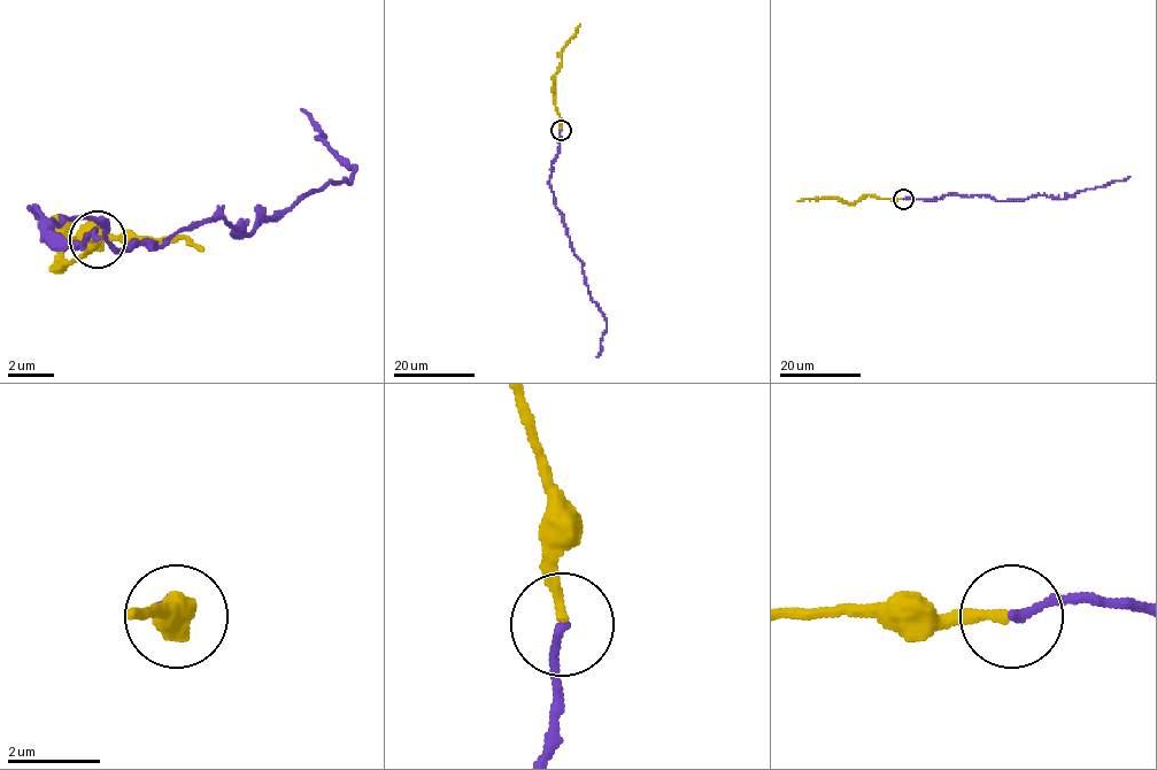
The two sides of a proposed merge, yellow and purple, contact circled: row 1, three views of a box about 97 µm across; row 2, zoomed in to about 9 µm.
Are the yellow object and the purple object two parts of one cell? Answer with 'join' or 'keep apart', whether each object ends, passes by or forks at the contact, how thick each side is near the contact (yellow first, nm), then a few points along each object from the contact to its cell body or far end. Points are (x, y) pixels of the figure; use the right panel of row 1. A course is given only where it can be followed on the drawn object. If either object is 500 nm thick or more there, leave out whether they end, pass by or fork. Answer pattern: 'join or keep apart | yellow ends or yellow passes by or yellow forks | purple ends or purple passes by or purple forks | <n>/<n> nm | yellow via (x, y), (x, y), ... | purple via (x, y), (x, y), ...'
keep apart | yellow ends | purple ends | 240/180 nm | yellow via (903, 199), (864, 195), (849, 203), (834, 197), (797, 201) | purple via (903, 199), (939, 199), (957, 193), (1001, 200), (1020, 200), (1039, 194), (1064, 198), (1129, 176)

